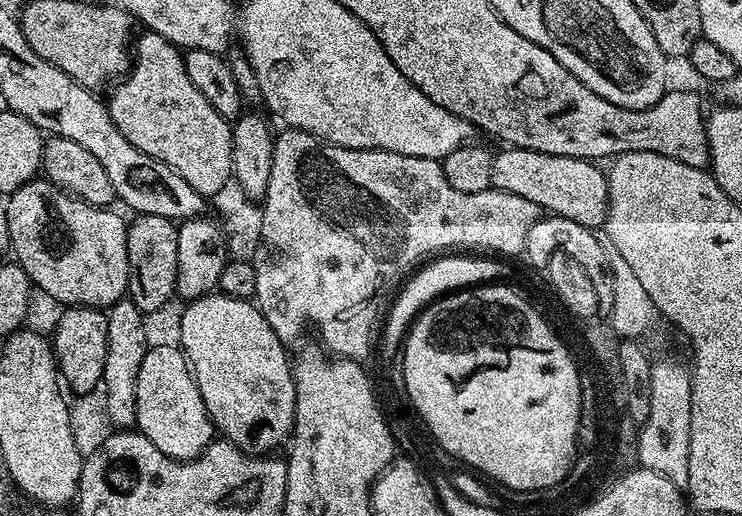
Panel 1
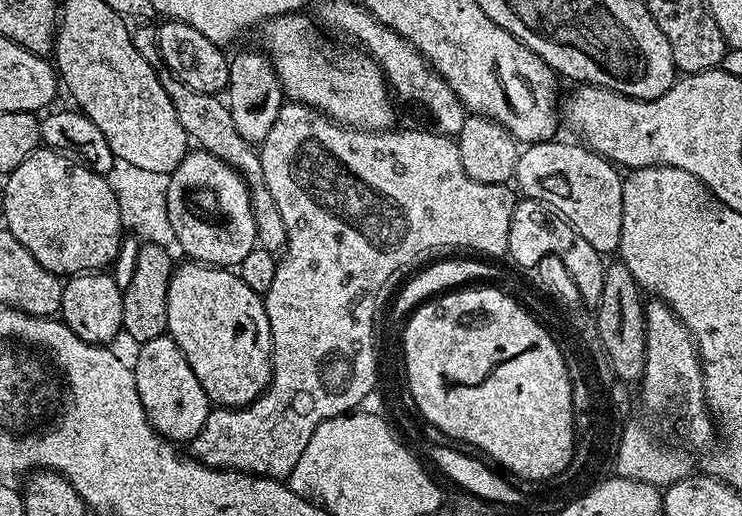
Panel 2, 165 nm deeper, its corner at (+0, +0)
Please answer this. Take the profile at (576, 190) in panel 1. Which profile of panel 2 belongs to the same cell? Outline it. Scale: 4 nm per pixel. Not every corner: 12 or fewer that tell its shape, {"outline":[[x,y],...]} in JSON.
{"outline":[[527,145],[515,187],[615,253],[621,173],[584,145]]}

